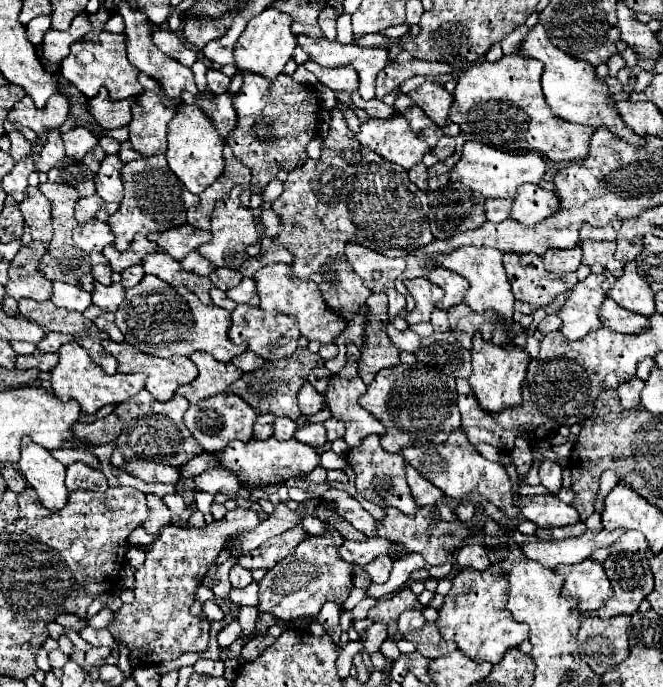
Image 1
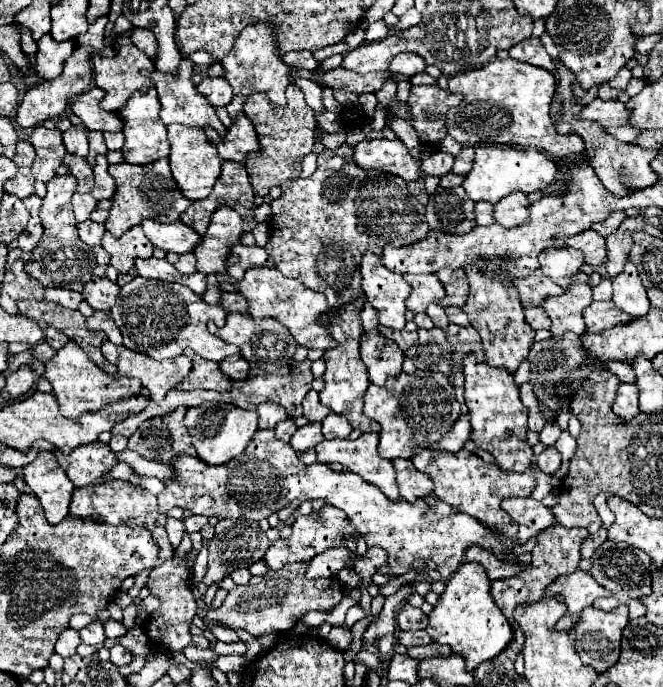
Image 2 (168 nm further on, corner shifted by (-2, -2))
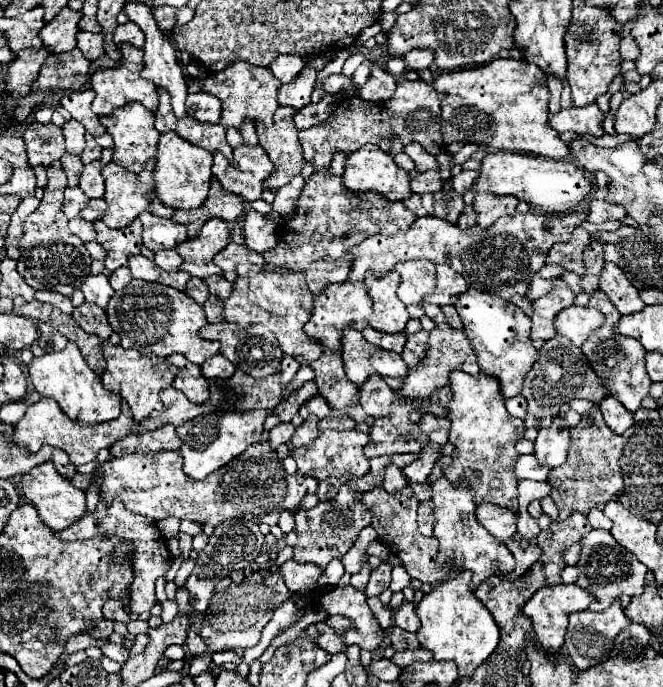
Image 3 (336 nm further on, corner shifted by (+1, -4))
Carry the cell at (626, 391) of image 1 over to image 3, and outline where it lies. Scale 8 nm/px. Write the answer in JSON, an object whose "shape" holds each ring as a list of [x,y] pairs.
{"shape":[[[604,397],[604,401],[600,403],[600,411],[602,411],[604,423],[614,433],[624,433],[634,423],[632,413],[628,413],[624,405],[620,405],[620,401],[616,401],[614,397]]]}

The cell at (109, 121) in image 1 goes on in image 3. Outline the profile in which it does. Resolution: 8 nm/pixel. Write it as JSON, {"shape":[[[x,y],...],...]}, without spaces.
{"shape":[[[82,89],[80,93],[64,93],[64,97],[62,97],[60,103],[72,115],[72,119],[76,119],[78,123],[82,123],[84,129],[90,135],[98,137],[98,135],[104,135],[106,129],[100,123],[98,115],[90,109],[94,97],[96,97],[96,93],[92,89]]]}

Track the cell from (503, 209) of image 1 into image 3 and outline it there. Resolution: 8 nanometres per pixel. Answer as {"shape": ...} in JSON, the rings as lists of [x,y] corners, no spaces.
{"shape":[[[464,205],[464,209],[462,209],[462,213],[460,213],[456,225],[458,225],[460,229],[468,229],[468,227],[476,225],[476,213],[474,213],[472,205]]]}

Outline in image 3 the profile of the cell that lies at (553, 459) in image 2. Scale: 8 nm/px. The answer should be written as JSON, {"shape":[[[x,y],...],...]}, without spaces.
{"shape":[[[556,415],[550,427],[540,429],[534,445],[534,453],[542,465],[548,465],[550,469],[562,465],[570,447],[570,427],[566,425],[566,419]]]}

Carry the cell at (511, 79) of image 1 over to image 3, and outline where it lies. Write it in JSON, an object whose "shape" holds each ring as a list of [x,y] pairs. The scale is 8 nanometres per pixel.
{"shape":[[[494,59],[488,65],[460,69],[456,73],[442,73],[434,79],[434,89],[444,95],[442,99],[442,137],[448,153],[458,153],[466,143],[478,143],[490,151],[522,151],[550,159],[564,159],[570,149],[560,135],[548,125],[548,101],[550,91],[540,75],[540,69],[532,63],[516,59]]]}

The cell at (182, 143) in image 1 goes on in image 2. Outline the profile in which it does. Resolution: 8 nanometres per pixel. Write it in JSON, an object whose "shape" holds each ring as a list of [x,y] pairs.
{"shape":[[[171,125],[167,127],[169,131],[169,145],[171,145],[171,155],[169,155],[169,165],[171,173],[181,187],[183,195],[191,201],[205,199],[213,187],[213,183],[221,175],[221,159],[217,153],[217,147],[207,141],[205,131],[199,131],[199,127],[183,127],[183,125]]]}

